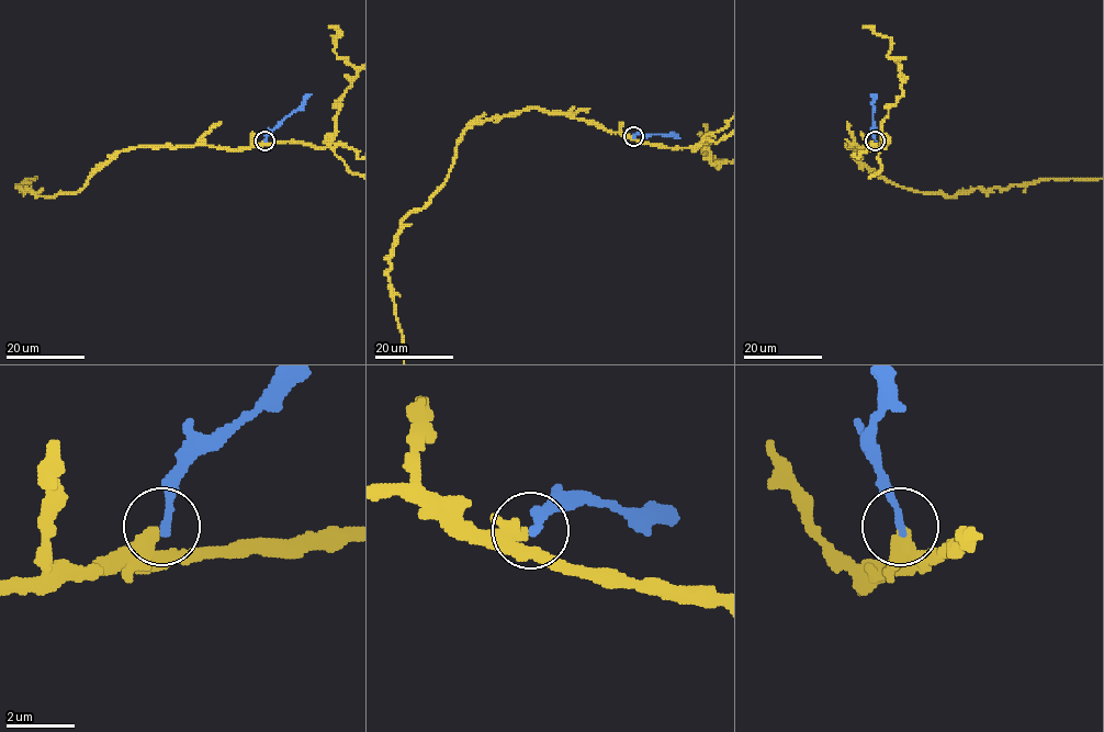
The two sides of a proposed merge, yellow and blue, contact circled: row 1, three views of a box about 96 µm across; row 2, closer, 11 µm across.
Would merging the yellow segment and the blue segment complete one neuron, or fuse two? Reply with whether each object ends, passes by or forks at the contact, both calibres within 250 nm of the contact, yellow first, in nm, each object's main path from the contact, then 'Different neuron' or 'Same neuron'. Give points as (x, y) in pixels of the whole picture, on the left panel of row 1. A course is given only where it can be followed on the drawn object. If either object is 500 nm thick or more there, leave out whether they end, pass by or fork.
At the ring yellow ends. At the ring blue ends. Thickness 440 nm (yellow) against 240 nm. Course of blue: (265, 141), (311, 93). Different neuron

